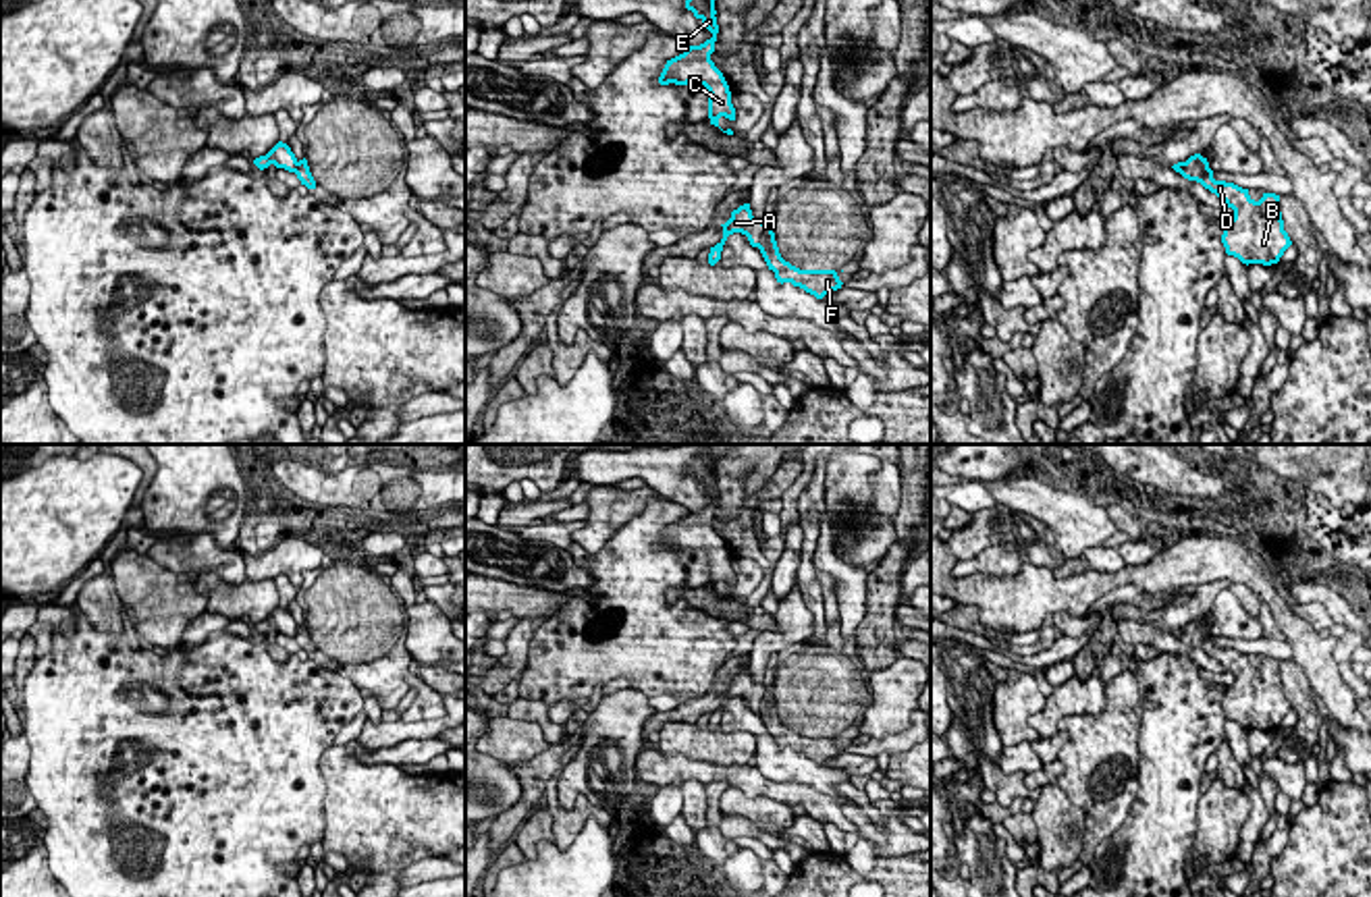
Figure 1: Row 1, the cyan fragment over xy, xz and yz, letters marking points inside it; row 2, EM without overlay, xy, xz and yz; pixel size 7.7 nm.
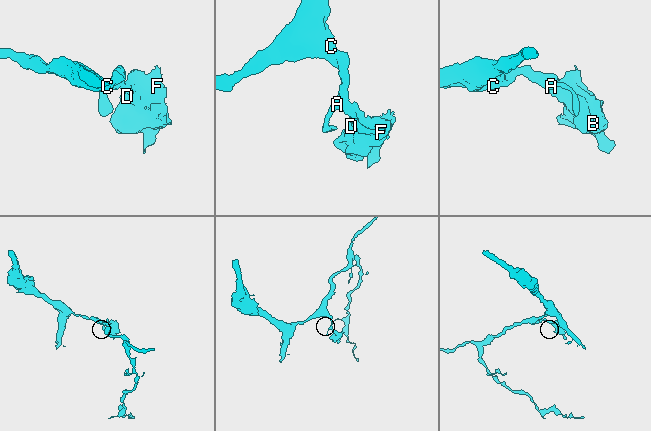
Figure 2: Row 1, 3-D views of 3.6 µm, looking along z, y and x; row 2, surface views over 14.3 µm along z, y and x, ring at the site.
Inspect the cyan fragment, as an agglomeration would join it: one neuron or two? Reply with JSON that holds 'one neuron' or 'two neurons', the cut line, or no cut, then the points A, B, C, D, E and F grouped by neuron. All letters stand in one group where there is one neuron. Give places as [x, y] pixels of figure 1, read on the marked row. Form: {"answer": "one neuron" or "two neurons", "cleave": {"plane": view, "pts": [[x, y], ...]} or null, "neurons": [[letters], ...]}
{"answer": "two neurons", "cleave": {"plane": "xz", "pts": [[767, 225], [757, 246]]}, "neurons": [["A", "C", "E"], ["B", "D", "F"]]}

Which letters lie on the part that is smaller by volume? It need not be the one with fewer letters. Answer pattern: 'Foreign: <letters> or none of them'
Foreign: B, D, F

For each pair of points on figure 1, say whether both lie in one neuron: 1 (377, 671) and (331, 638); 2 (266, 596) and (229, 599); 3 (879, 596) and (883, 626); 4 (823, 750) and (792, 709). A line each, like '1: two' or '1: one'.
1: one
2: one
3: one
4: one

